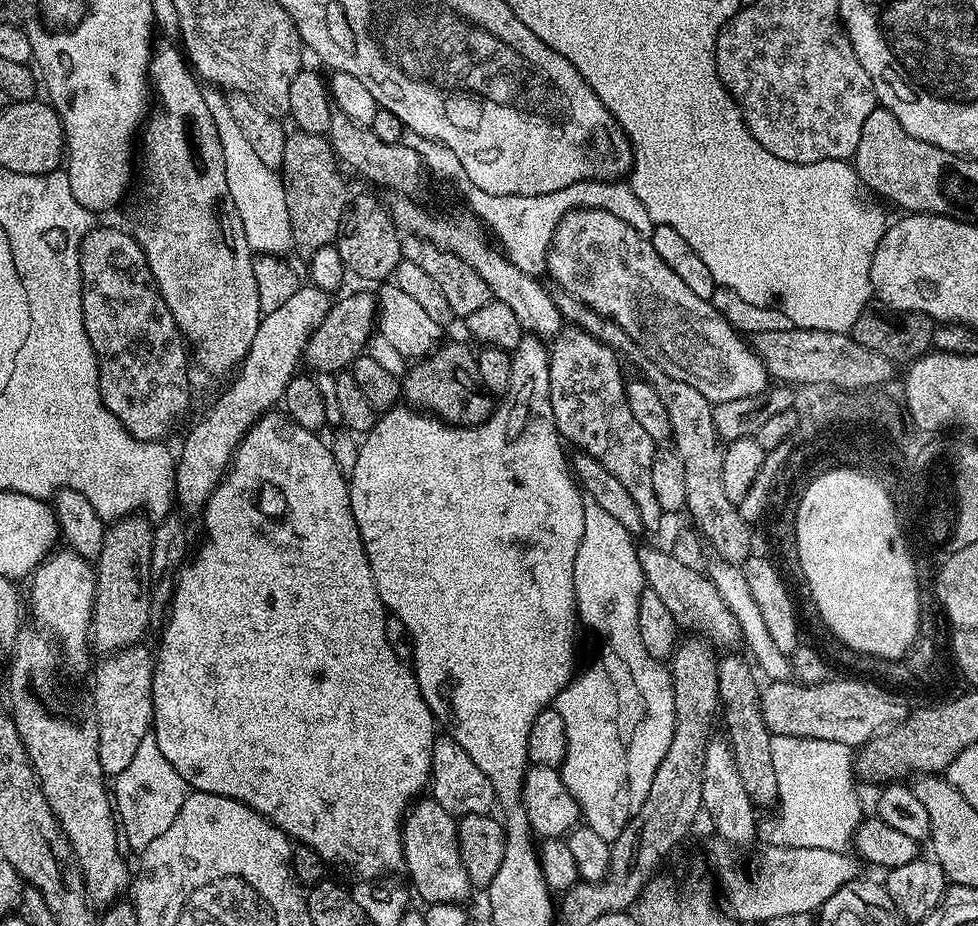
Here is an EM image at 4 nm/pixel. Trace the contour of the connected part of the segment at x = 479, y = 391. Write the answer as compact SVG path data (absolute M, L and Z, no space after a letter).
M448 344L435 354L421 358L402 377L402 396L413 409L457 428L474 428L485 424L494 411L494 397L482 382L477 353L464 344Z

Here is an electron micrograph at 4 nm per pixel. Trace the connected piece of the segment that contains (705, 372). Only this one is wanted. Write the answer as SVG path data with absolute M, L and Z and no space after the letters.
M585 208L566 213L560 225L556 228L556 233L552 239L552 247L548 249L546 272L547 275L552 275L553 282L557 284L555 287L559 291L578 298L578 302L590 306L590 310L594 310L598 314L610 318L618 326L622 326L622 330L626 330L626 334L630 334L630 338L636 344L637 349L641 353L645 352L648 355L647 359L651 363L660 367L670 378L674 378L678 382L686 382L686 386L694 386L694 390L698 390L698 394L702 394L707 400L712 401L713 405L730 402L734 398L759 396L761 392L769 387L769 374L764 369L764 363L760 361L758 353L752 351L749 341L741 333L737 332L730 322L726 322L724 315L714 307L711 300L703 300L702 298L698 298L698 294L692 293L686 286L686 282L682 282L682 278L678 278L678 274L674 274L662 262L662 258L658 258L658 252L654 250L651 239L638 234L638 230L634 230L634 226L622 222L622 218L614 218L614 214L598 210L597 208Z

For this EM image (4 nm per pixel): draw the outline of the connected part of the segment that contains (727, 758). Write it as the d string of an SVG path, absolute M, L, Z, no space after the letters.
M713 738L709 740L706 746L706 758L702 766L702 809L705 817L709 816L712 819L712 824L716 827L716 832L721 836L725 845L731 846L737 850L748 848L756 840L756 832L758 836L758 824L756 828L756 812L757 805L752 803L750 794L746 794L745 788L742 786L742 778L738 774L738 766L734 766L734 754L732 746L724 738Z

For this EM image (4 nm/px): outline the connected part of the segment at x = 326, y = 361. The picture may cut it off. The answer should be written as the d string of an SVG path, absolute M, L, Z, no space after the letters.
M352 292L349 296L343 296L339 297L340 301L337 299L333 303L326 318L304 347L303 363L320 372L339 374L345 371L367 349L378 324L378 300L373 293L371 296L368 292Z

